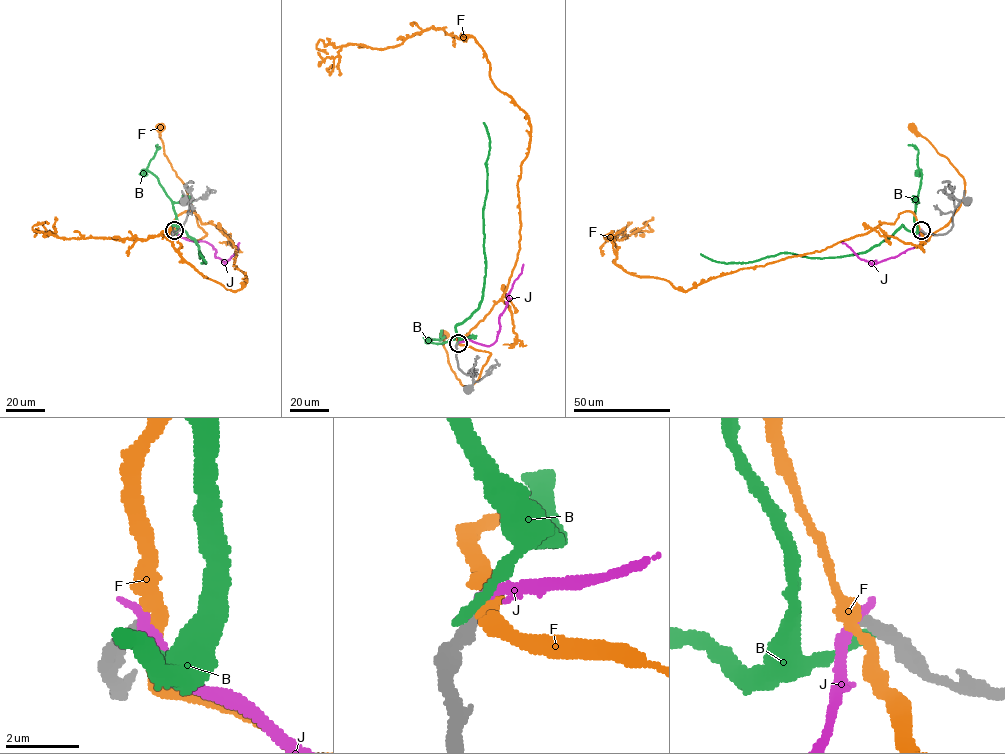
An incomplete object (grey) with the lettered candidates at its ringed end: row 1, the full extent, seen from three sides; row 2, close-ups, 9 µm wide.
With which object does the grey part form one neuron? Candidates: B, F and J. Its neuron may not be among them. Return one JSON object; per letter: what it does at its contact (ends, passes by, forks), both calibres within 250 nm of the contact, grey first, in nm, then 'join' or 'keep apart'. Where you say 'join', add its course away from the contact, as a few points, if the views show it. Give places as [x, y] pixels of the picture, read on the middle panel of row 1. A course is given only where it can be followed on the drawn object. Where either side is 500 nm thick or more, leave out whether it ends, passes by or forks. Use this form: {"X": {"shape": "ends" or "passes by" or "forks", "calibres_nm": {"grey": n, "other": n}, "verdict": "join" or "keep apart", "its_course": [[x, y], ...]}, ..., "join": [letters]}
{"B": {"shape": "ends", "calibres_nm": {"grey": 360, "other": 320}, "verdict": "keep apart"}, "F": {"shape": "passes by", "calibres_nm": {"grey": 280, "other": 380}, "verdict": "keep apart"}, "J": {"shape": "ends", "calibres_nm": {"grey": 280, "other": 360}, "verdict": "keep apart"}, "join": []}

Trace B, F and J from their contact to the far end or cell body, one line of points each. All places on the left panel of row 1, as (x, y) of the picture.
B: (172, 231), (175, 233), (172, 225), (178, 226), (194, 239), (199, 258), (199, 253), (206, 263), (199, 254)
F: (173, 230), (191, 240), (206, 234), (199, 225), (185, 185), (164, 154), (159, 137), (160, 126)
J: (173, 230), (194, 241), (206, 241), (215, 250), (215, 256), (225, 264), (239, 242)

